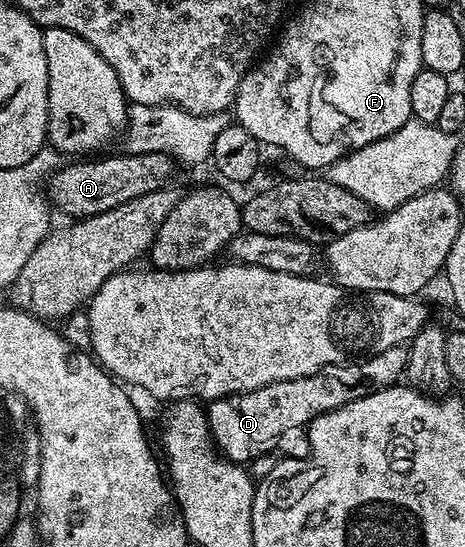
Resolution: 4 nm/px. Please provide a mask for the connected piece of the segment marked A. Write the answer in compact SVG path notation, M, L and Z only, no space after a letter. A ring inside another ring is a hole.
M119 153L109 159L91 161L72 161L61 166L47 180L46 194L49 204L56 207L64 215L72 215L73 220L89 219L91 215L106 213L106 209L114 209L118 205L126 205L126 201L134 201L134 197L142 197L142 193L163 191L173 182L172 166L174 160L166 153L146 153L145 155L130 155Z

